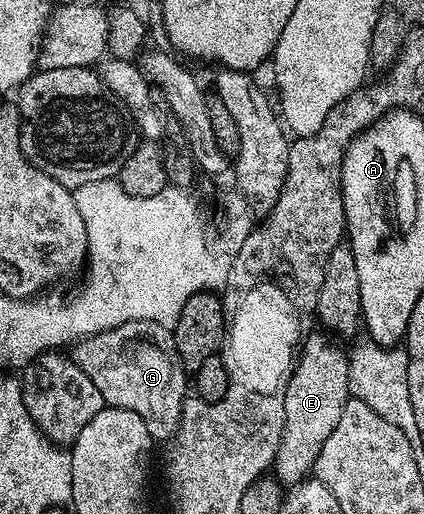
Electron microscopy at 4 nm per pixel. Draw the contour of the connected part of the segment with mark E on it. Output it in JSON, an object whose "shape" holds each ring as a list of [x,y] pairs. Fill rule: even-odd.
{"shape":[[[310,333],[301,345],[297,367],[293,369],[290,383],[287,384],[286,424],[275,463],[276,477],[285,484],[304,482],[314,473],[319,448],[323,448],[335,424],[339,424],[339,416],[343,416],[343,408],[350,397],[349,354],[333,343],[334,339],[328,333],[317,333]]]}

